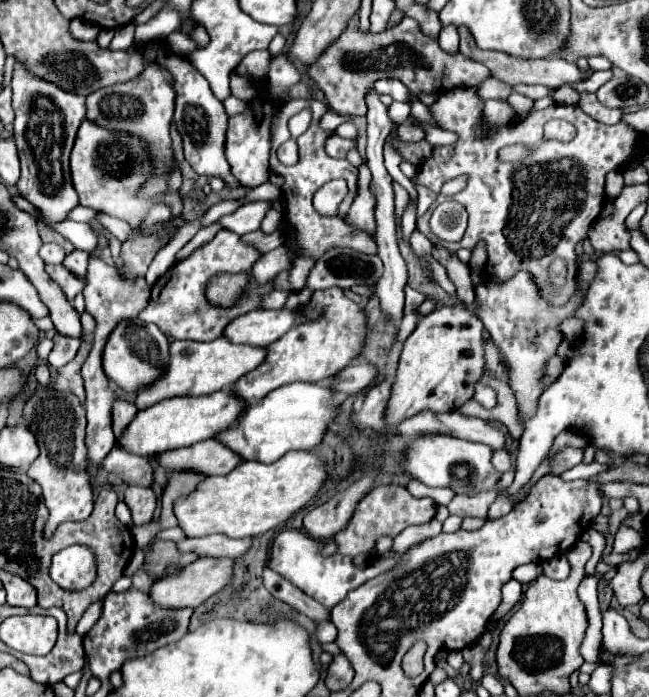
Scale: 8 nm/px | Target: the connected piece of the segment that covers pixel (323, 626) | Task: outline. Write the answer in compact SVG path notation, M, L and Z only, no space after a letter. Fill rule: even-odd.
M325 621L318 624L315 635L320 643L331 643L337 637L337 629L331 621Z

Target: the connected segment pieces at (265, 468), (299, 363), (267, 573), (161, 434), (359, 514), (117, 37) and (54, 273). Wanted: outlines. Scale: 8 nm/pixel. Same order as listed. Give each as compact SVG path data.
M290 451L270 465L242 461L242 465L232 469L228 475L206 477L194 493L178 497L174 503L174 515L186 537L204 537L212 533L238 539L258 537L304 507L324 481L324 463L312 451Z
M330 287L324 291L314 291L312 299L308 301L308 309L322 311L318 319L304 321L290 329L290 333L282 335L274 345L266 347L266 361L240 377L232 389L246 401L246 407L256 405L262 397L270 391L294 383L294 381L324 381L334 377L340 369L344 369L354 357L360 353L364 335L366 335L366 321L364 311L344 295L344 289Z
M264 569L264 587L280 601L288 603L290 607L298 609L300 613L308 615L312 621L324 621L330 619L330 611L320 605L318 601L310 599L306 593L302 593L298 587L294 587L290 581L280 577L280 573L274 573L274 569Z
M222 389L222 391L206 395L206 397L162 399L160 403L136 413L134 421L116 439L116 445L120 449L124 449L126 453L134 453L134 455L142 455L142 457L168 451L168 445L174 445L170 449L180 449L176 445L190 447L190 445L210 439L216 433L234 425L238 421L238 417L242 415L242 411L244 411L244 405L232 395L230 389Z
M380 485L376 489L372 489L356 507L354 517L350 519L348 527L344 531L340 531L334 541L338 547L338 555L348 555L348 557L356 557L360 553L370 553L378 541L378 537L386 535L386 537L396 537L398 533L402 533L406 527L410 525L422 525L434 519L438 505L434 503L434 499L416 499L412 497L406 487L402 485Z
M132 23L115 30L114 37L109 45L110 50L124 50L134 42L135 26Z
M46 265L46 273L50 275L50 279L54 279L62 287L68 301L72 301L84 289L84 281L74 277L64 265Z

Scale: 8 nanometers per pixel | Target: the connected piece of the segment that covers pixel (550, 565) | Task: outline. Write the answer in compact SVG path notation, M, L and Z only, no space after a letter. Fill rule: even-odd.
M558 555L558 557L552 557L550 561L542 563L542 569L544 569L544 575L550 577L550 579L566 579L570 575L570 563L566 559L566 555Z

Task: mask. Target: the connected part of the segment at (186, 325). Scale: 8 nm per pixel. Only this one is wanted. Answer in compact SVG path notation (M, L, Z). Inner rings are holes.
M225 229L218 231L212 241L204 243L190 257L174 263L162 277L158 277L158 281L152 285L152 295L150 295L148 307L138 317L146 323L158 325L160 331L172 339L214 341L222 335L222 329L228 325L228 321L232 321L234 317L238 317L242 313L256 309L260 295L272 291L272 283L268 283L264 287L256 287L256 283L254 283L250 269L258 257L260 257L260 253L256 249L252 249L250 245L244 245L236 233ZM218 271L226 271L226 273L246 271L250 275L248 291L252 293L252 297L242 297L242 303L232 309L220 309L220 307L210 305L204 297L204 289L206 289L208 277Z

